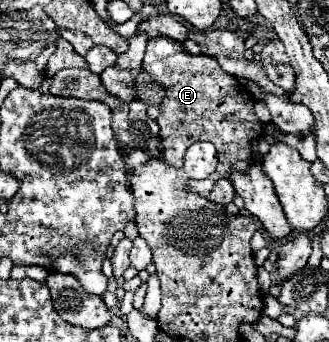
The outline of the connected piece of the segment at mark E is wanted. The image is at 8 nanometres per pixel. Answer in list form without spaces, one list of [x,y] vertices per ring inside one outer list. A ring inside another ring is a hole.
[[[157,36],[147,42],[143,70],[147,70],[167,90],[161,102],[161,114],[157,118],[157,124],[161,128],[161,140],[165,146],[165,162],[169,162],[175,168],[183,168],[185,150],[199,140],[213,142],[219,152],[219,164],[215,174],[211,174],[205,180],[189,182],[193,192],[197,192],[199,196],[207,196],[219,178],[227,178],[231,168],[245,172],[251,166],[251,142],[263,134],[263,124],[253,112],[255,100],[251,98],[251,94],[243,88],[243,84],[237,78],[227,74],[215,58],[209,58],[205,54],[191,55],[183,51],[181,42]]]

